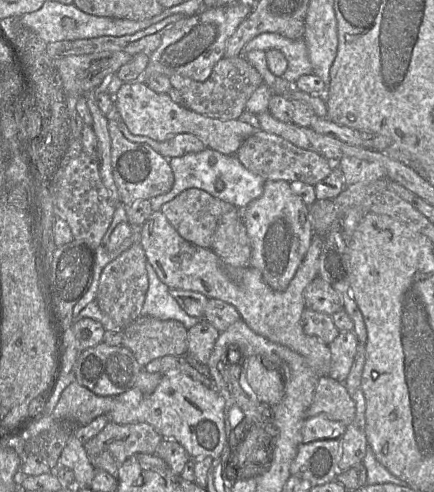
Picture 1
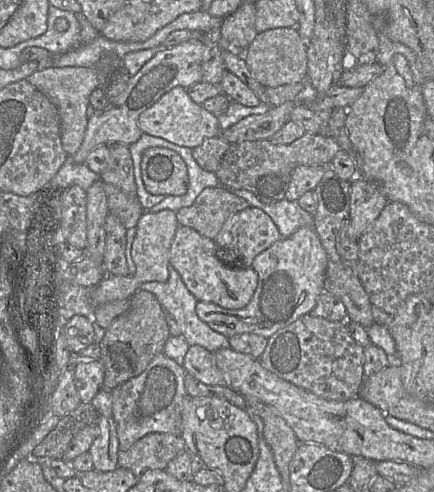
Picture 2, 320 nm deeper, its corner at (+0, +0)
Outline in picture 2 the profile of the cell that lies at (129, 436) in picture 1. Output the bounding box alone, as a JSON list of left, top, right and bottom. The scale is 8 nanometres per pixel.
[118,432,185,476]

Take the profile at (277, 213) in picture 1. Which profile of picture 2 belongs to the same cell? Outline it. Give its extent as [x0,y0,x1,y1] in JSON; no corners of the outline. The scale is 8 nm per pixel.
[196,227,328,340]

